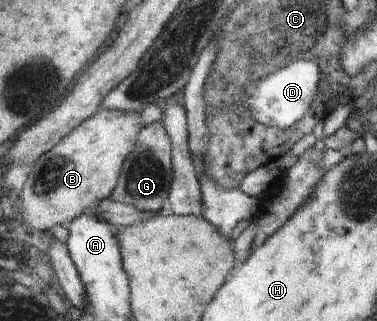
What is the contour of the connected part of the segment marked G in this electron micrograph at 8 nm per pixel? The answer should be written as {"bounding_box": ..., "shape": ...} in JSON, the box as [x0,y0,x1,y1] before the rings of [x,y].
{"bounding_box":[109,122,172,213],"shape":[[[161,122],[144,125],[136,135],[136,142],[131,153],[123,160],[116,186],[113,188],[109,197],[113,201],[128,203],[146,212],[158,213],[161,205],[167,201],[172,182],[172,165],[172,145],[164,125]]]}

